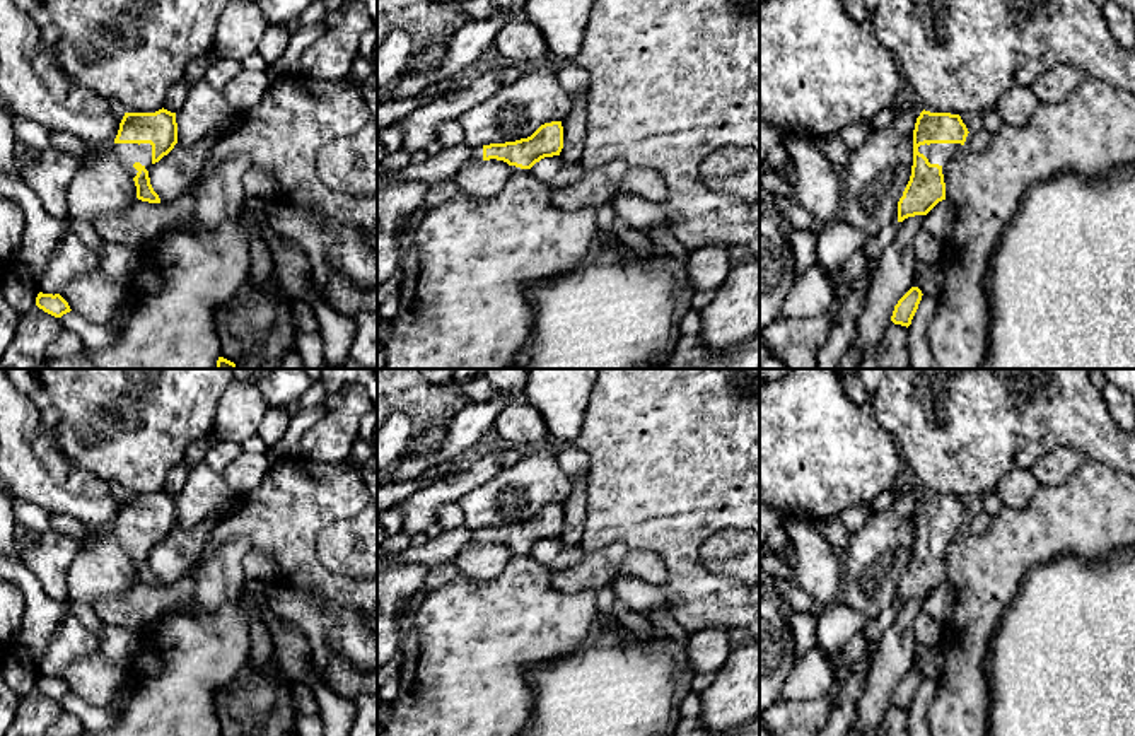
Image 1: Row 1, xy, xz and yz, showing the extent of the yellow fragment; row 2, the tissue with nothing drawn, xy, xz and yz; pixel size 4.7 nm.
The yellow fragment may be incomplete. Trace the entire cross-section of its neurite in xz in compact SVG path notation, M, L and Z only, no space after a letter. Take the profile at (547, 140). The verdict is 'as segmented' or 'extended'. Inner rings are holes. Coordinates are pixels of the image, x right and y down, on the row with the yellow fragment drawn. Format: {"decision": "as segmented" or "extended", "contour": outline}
{"decision": "extended", "contour": "M562 121L541 125L531 137L505 143L490 143L471 149L468 159L473 161L503 161L512 172L527 172L544 157L560 155L563 149Z"}

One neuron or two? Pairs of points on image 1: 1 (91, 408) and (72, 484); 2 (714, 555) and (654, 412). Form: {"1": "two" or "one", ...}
{"1": "two", "2": "two"}

